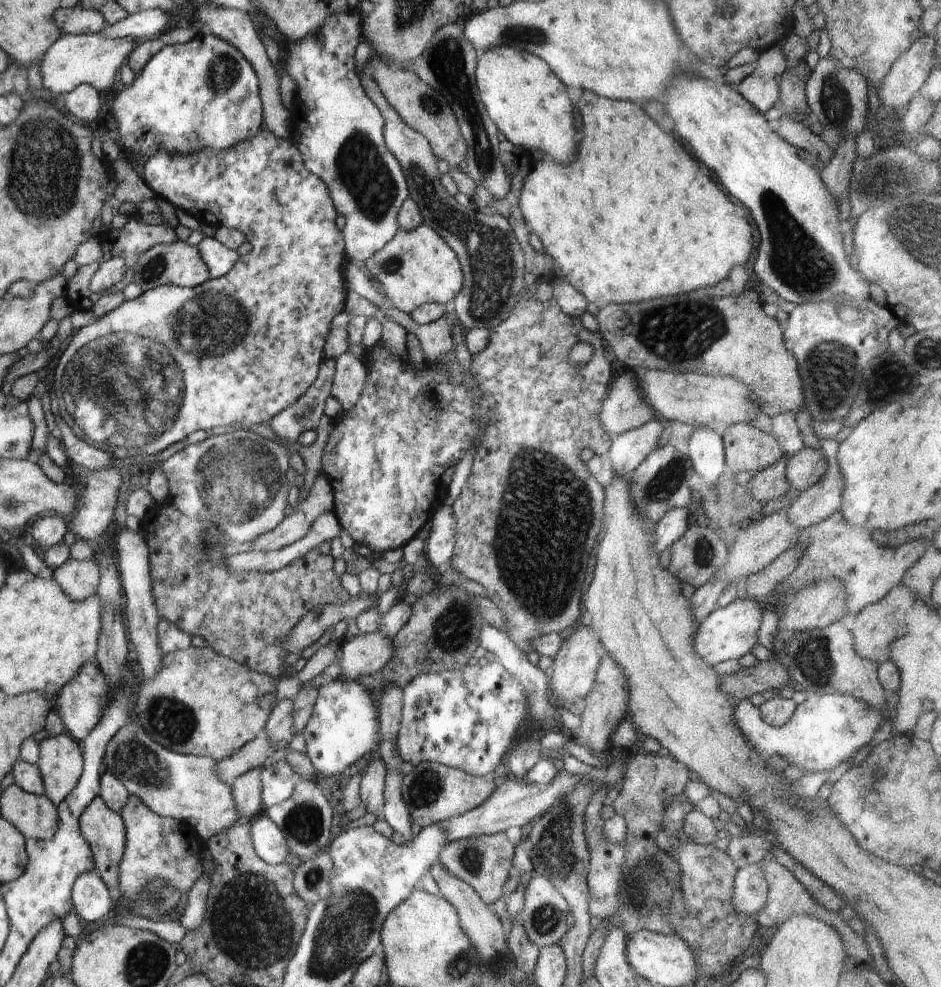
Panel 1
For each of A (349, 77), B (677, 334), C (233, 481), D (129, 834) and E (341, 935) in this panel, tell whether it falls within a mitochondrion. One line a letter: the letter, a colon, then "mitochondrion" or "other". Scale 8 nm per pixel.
A: other
B: mitochondrion
C: mitochondrion
D: other
E: mitochondrion

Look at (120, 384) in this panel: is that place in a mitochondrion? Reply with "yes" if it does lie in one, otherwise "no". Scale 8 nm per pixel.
yes

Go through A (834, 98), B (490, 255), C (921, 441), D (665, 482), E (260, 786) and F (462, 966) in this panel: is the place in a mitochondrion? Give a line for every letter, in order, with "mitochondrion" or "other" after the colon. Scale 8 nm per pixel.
A: mitochondrion
B: mitochondrion
C: other
D: mitochondrion
E: other
F: mitochondrion

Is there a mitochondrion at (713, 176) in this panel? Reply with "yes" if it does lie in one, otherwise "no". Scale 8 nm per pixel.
no

